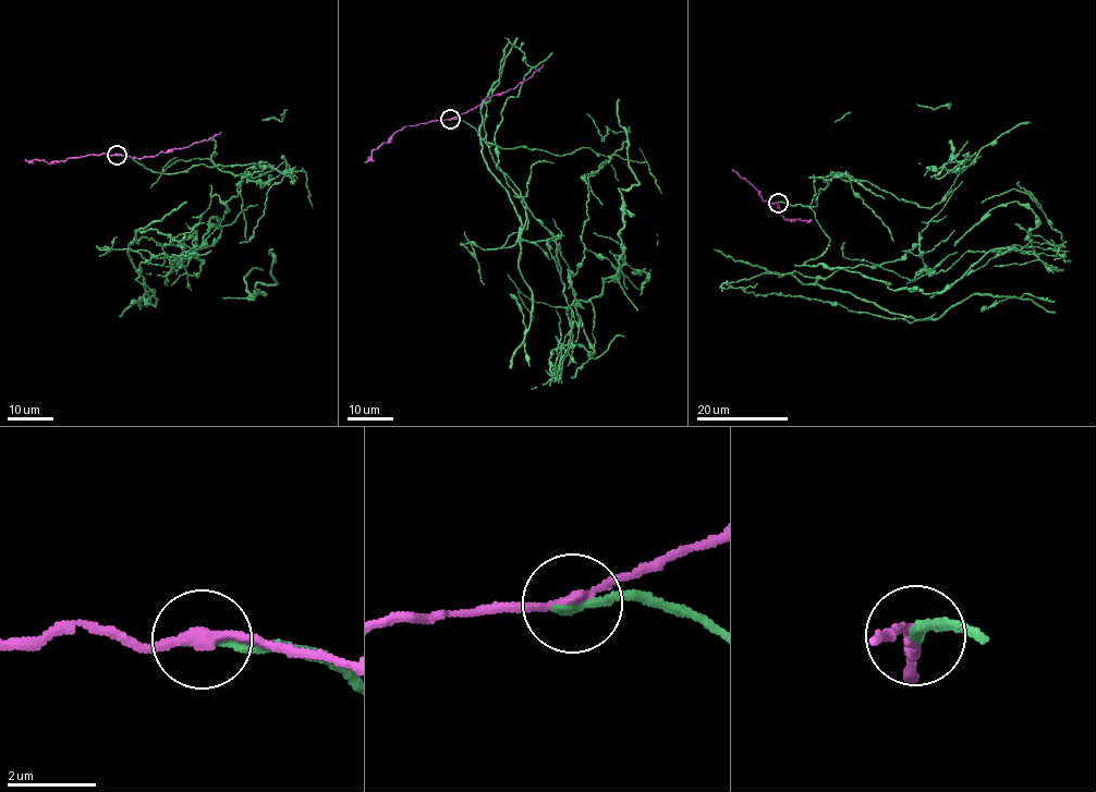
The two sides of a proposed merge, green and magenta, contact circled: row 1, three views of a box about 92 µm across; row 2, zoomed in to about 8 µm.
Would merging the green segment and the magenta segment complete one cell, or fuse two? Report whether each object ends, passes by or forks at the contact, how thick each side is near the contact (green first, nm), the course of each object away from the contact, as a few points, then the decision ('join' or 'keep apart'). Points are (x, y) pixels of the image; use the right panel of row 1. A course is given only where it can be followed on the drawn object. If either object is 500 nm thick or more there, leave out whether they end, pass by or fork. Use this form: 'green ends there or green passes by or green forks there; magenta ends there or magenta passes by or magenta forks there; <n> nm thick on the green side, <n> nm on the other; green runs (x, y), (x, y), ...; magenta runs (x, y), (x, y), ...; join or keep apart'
green ends there; magenta passes by; 240 nm thick on the green side, 240 nm on the other; green runs (778, 203), (816, 206), (833, 172), (924, 207), (952, 193), (901, 258), (817, 280), (912, 323), (741, 288); magenta runs (778, 203), (763, 199), (755, 187), (732, 170); keep apart

